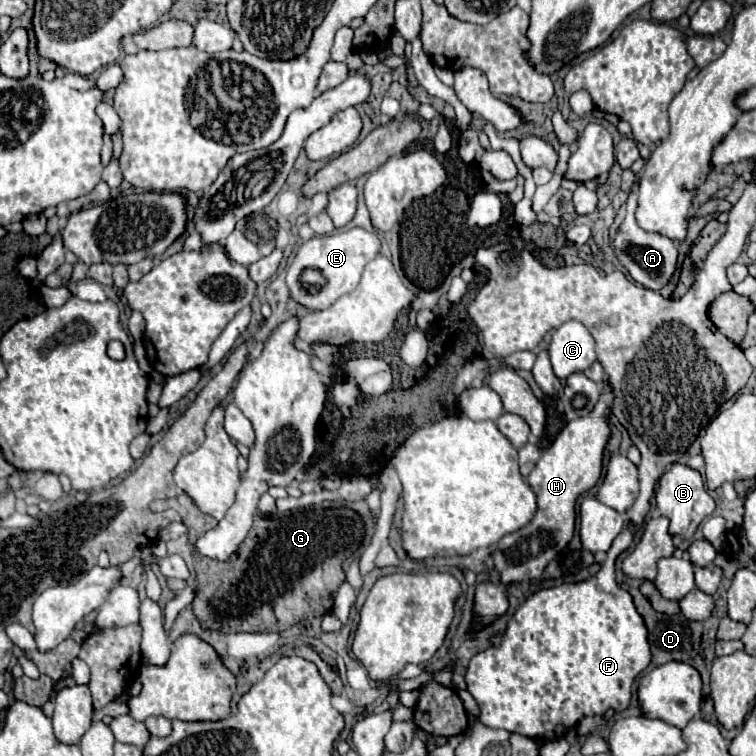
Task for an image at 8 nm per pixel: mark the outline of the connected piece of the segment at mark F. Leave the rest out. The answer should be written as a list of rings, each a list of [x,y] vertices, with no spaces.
[[[632,522],[612,542],[600,572],[578,584],[562,584],[540,590],[530,596],[508,622],[500,648],[488,648],[476,654],[466,672],[468,692],[480,706],[480,722],[490,728],[504,728],[528,738],[556,740],[568,728],[574,728],[584,716],[602,716],[606,710],[622,712],[630,704],[634,678],[650,664],[650,648],[642,616],[636,612],[632,596],[616,584],[614,562],[634,536]]]

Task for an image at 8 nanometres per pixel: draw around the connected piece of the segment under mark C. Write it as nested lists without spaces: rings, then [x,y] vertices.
[[[576,320],[554,330],[548,354],[552,370],[560,380],[566,380],[574,372],[584,372],[596,360],[594,340],[588,328]]]

